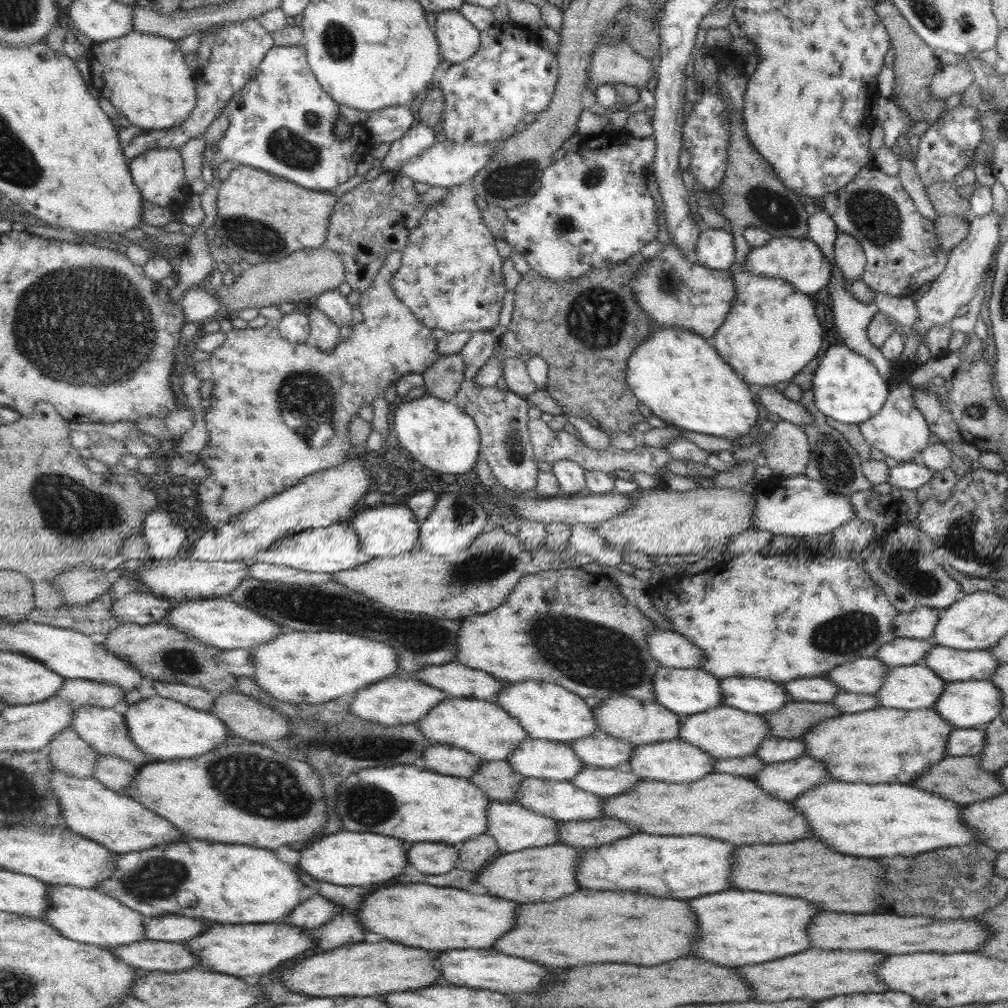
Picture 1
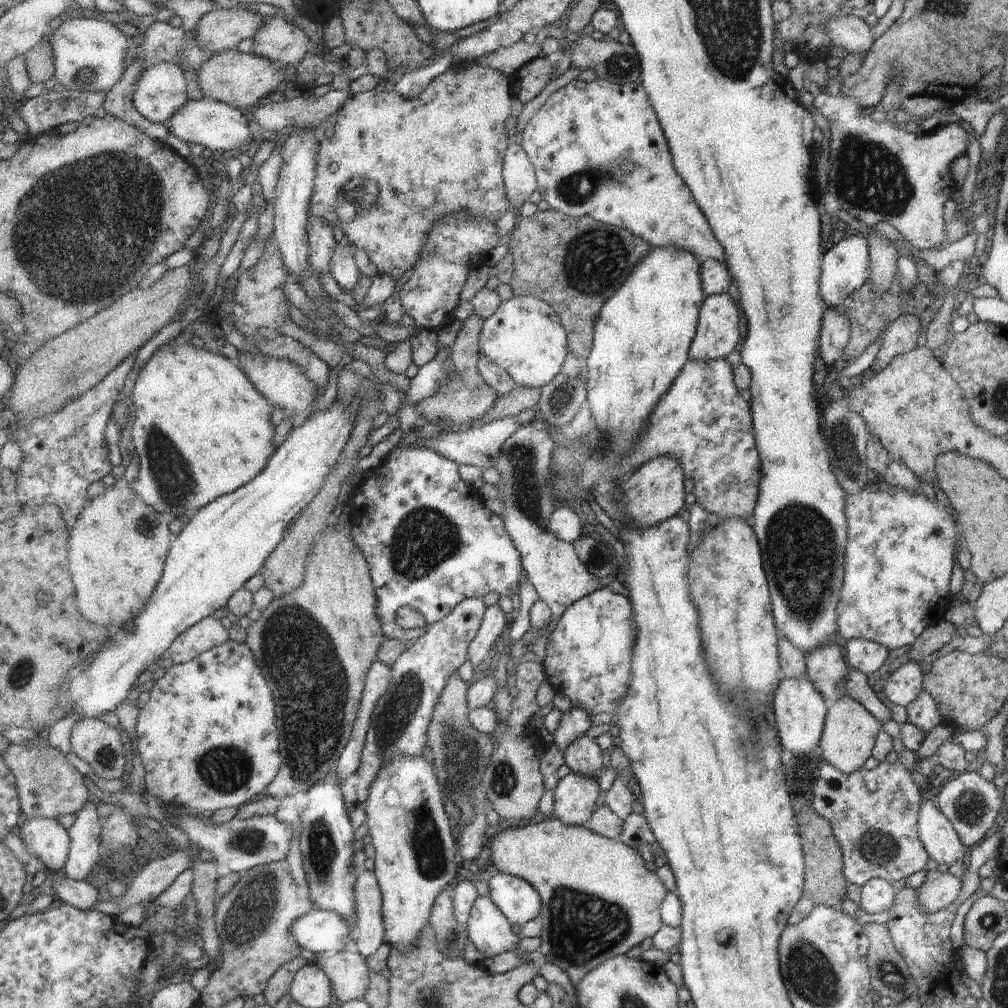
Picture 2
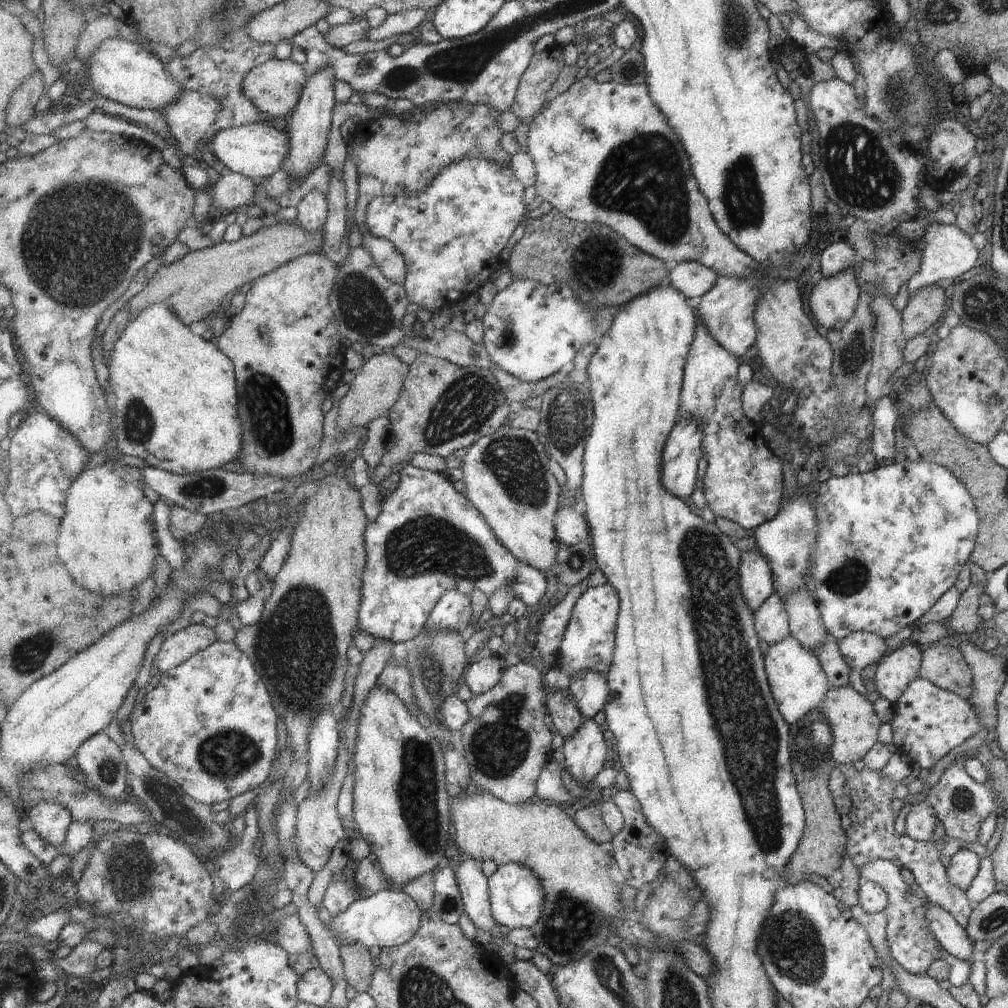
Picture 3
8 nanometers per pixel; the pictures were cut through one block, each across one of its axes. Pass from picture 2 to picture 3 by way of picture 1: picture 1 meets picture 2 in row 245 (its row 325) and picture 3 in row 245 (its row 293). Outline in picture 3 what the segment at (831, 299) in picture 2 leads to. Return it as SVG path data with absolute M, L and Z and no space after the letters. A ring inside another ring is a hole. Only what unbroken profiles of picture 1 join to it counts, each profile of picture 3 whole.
M846 241L828 244L820 254L820 272L822 278L830 278L840 274L842 270L856 268L859 264L856 252Z

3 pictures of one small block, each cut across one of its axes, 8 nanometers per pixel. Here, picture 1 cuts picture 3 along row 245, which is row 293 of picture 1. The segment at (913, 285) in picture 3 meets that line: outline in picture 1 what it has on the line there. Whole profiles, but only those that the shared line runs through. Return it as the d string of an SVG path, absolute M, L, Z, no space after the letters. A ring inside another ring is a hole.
M995 209L984 216L973 216L969 222L968 236L951 250L945 269L938 275L938 278L934 279L929 290L915 301L920 317L910 327L912 334L922 338L915 356L918 364L922 365L932 357L922 336L925 336L930 328L940 326L940 324L946 325L956 317L960 307L966 306L972 300L980 282L985 277L984 274L987 274L992 255L996 253L1002 242L998 221L1000 221L1000 216L998 216L998 210Z

